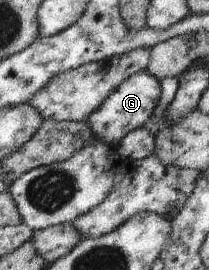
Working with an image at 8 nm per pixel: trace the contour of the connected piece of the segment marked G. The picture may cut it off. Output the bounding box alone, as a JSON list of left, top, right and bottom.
[84,71,160,144]

